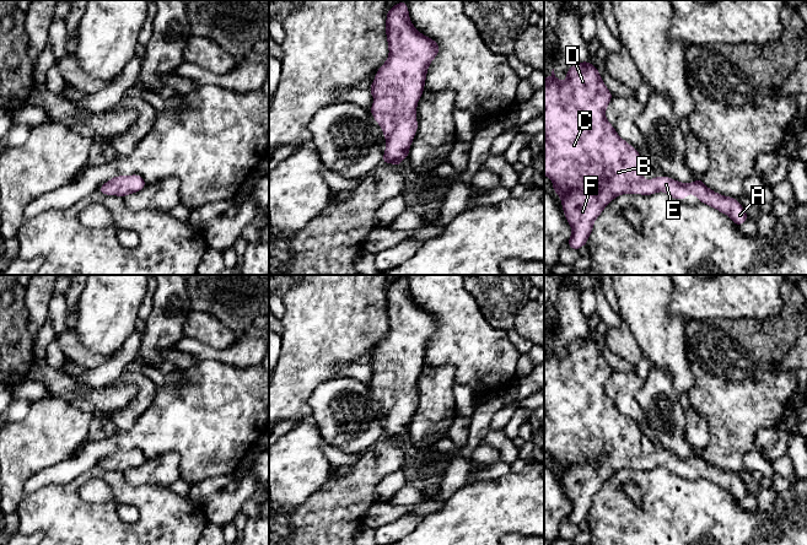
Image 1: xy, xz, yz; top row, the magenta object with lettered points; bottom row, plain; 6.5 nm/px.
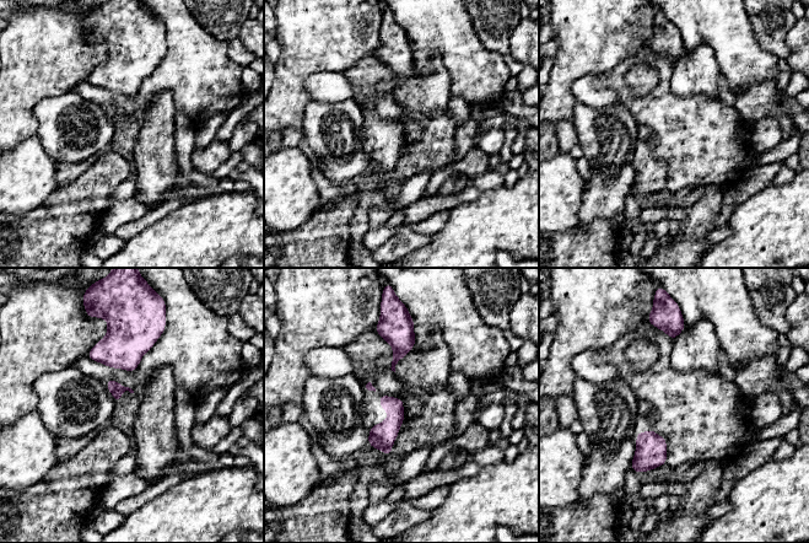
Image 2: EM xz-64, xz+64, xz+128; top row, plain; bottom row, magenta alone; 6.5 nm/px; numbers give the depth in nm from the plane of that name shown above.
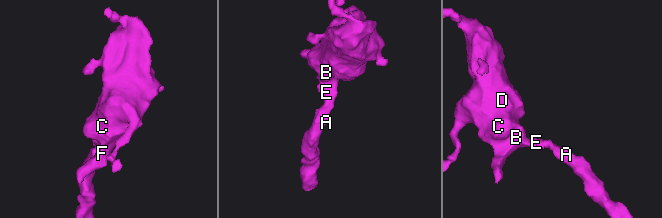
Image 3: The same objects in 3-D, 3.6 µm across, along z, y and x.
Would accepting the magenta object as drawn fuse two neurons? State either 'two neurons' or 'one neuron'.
one neuron

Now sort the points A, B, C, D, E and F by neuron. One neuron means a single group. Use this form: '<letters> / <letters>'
A B C D E F

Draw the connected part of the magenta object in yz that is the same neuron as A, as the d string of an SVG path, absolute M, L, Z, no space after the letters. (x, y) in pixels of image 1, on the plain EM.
M586 335L569 342L565 357L558 355L554 344L550 352L544 352L544 450L552 454L553 466L560 470L565 493L572 503L567 516L571 524L586 520L596 493L622 469L649 471L665 466L673 474L685 475L692 468L699 477L727 490L736 501L747 496L748 489L736 473L715 468L701 453L692 458L680 458L666 450L646 455L641 449L639 426L622 414L606 393L612 373L597 342Z

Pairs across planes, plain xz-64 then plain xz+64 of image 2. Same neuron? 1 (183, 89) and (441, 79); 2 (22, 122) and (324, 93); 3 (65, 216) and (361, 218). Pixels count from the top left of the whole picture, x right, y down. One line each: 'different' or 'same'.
1: different
2: different
3: different

